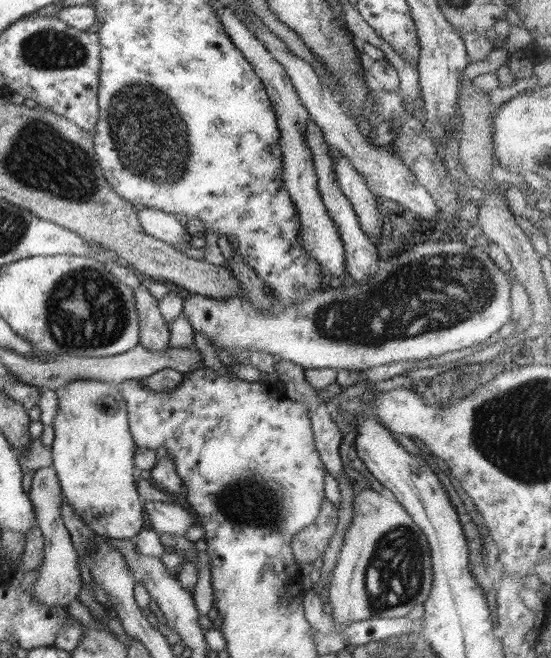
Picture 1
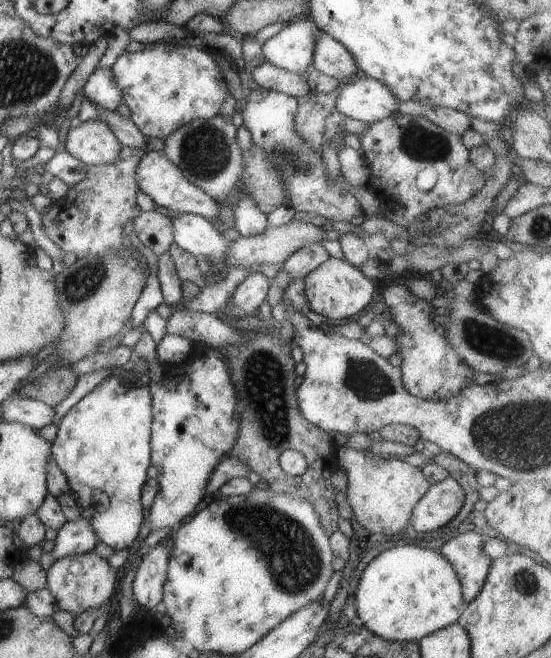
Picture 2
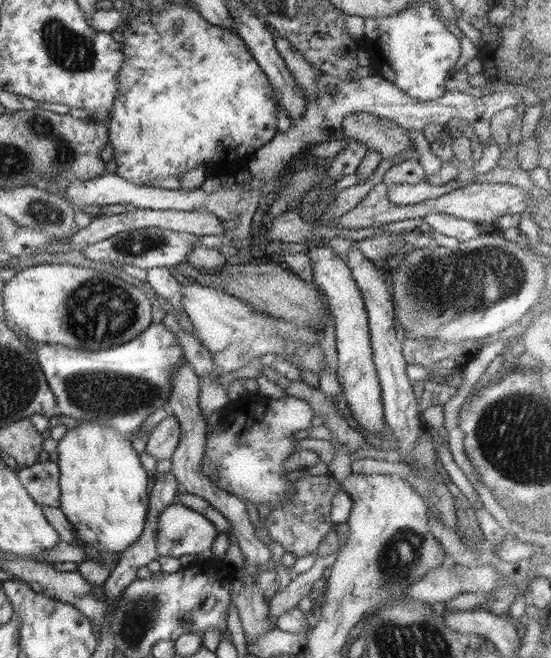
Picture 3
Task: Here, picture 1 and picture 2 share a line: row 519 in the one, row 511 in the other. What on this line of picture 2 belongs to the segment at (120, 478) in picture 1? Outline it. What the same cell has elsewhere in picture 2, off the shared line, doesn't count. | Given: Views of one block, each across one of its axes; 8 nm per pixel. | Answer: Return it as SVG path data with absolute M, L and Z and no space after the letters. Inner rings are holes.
M116 374L104 379L74 405L57 424L58 434L52 444L52 457L64 476L80 506L82 518L86 518L100 542L115 551L128 549L137 540L145 522L141 492L149 479L146 474L151 464L151 428L153 421L152 396L148 386L135 385L126 388Z

